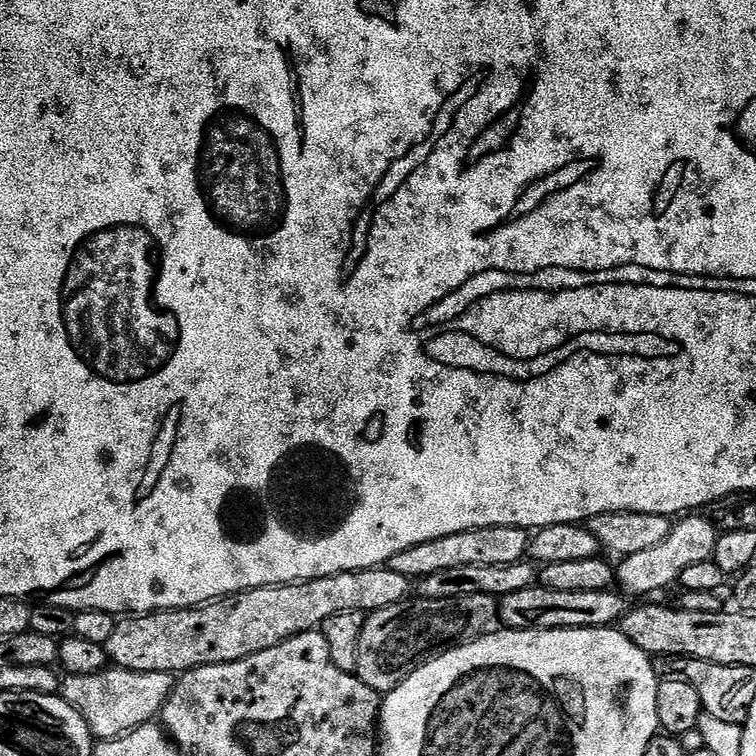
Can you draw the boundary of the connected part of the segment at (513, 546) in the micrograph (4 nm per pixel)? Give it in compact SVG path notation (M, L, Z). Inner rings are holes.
M514 526L475 528L450 534L446 538L434 538L418 546L410 546L410 550L394 554L394 558L388 560L386 567L394 570L394 574L402 574L409 580L418 582L424 576L438 574L438 570L458 570L458 566L510 566L525 559L529 551L529 539L529 533L525 529Z

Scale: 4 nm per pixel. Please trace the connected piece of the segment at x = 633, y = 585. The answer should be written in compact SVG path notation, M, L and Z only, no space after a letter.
M688 514L677 519L673 523L668 537L664 541L658 542L658 546L653 546L650 550L641 550L639 554L630 554L623 557L614 568L614 580L619 591L629 597L655 597L652 596L655 592L660 592L663 588L670 587L671 584L673 586L679 585L682 573L689 566L711 560L716 545L718 528L713 521L711 524L706 517L700 515L704 514Z

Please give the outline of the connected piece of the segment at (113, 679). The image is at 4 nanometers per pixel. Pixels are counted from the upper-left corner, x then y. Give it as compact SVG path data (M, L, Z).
M109 666L98 674L65 675L62 695L66 703L80 711L97 741L116 740L135 728L153 723L163 713L173 683L171 672L135 672Z

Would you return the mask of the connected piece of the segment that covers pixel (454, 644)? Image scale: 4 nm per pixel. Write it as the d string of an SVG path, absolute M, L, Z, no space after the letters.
M462 594L462 598L437 600L409 598L367 613L362 639L358 641L358 666L354 675L375 692L387 694L426 662L501 628L500 601L494 596Z

